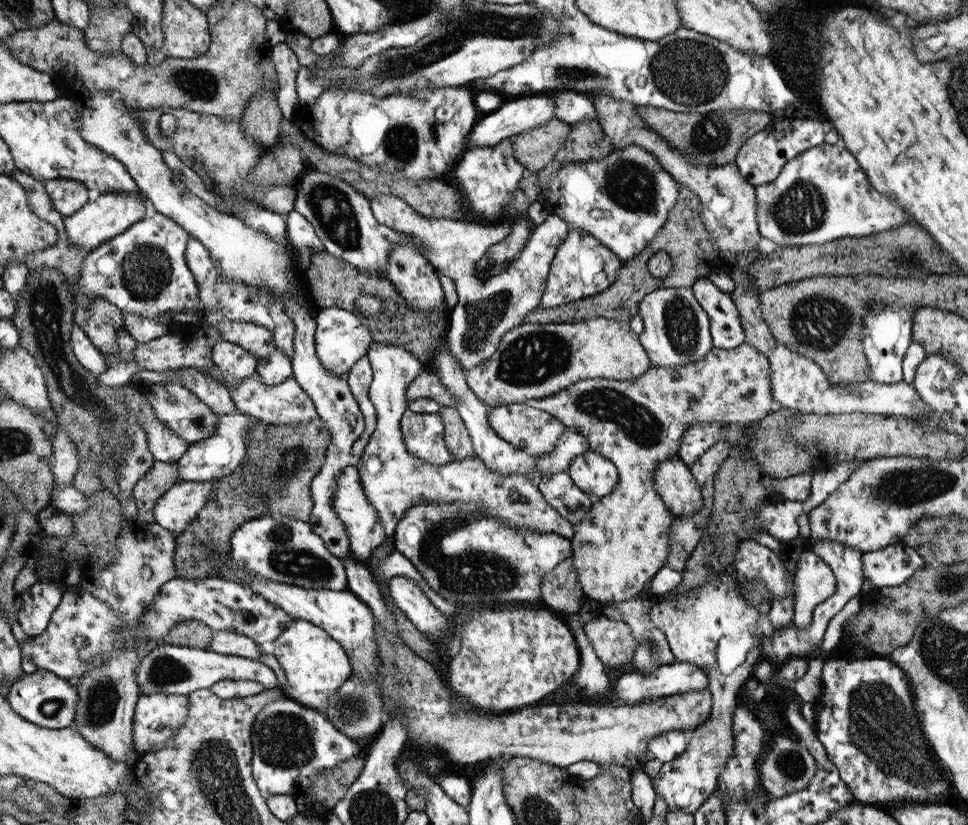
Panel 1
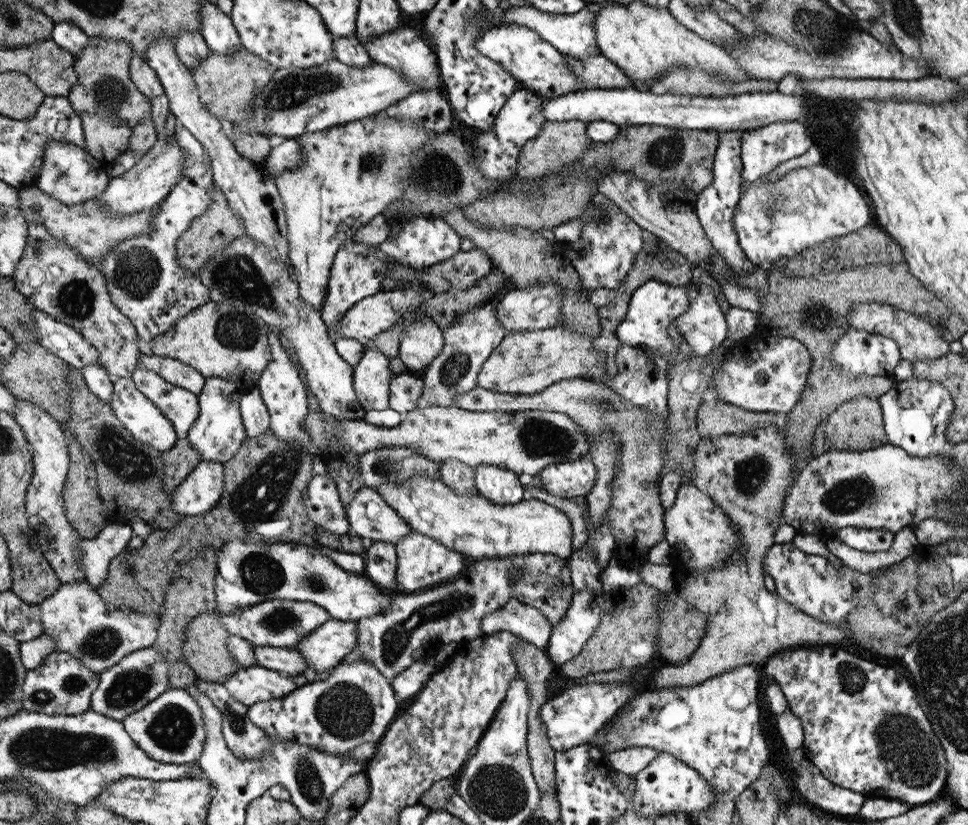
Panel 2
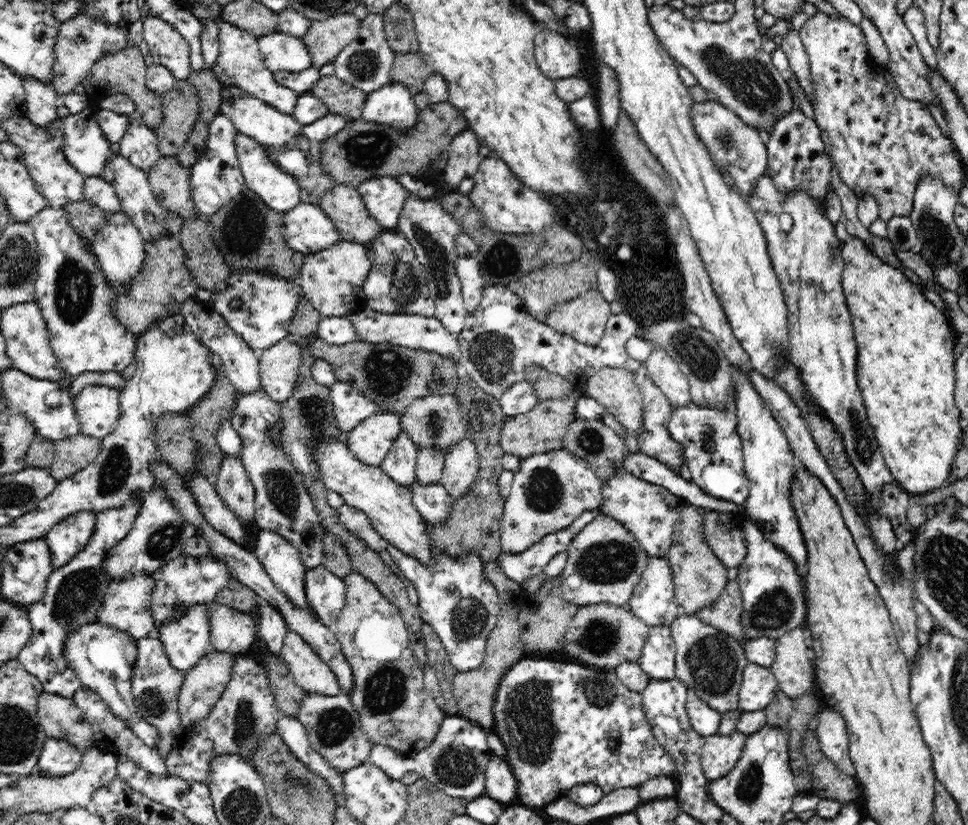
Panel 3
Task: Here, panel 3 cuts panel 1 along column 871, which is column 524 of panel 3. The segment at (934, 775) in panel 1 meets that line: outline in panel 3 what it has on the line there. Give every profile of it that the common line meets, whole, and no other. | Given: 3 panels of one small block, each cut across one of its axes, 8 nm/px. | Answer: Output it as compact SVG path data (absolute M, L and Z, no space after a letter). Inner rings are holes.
M522 658L502 677L493 709L493 731L504 743L504 757L517 780L516 802L526 807L544 807L562 799L576 785L592 783L608 794L617 788L639 787L649 778L675 776L676 763L651 731L641 693L628 689L614 670Z

